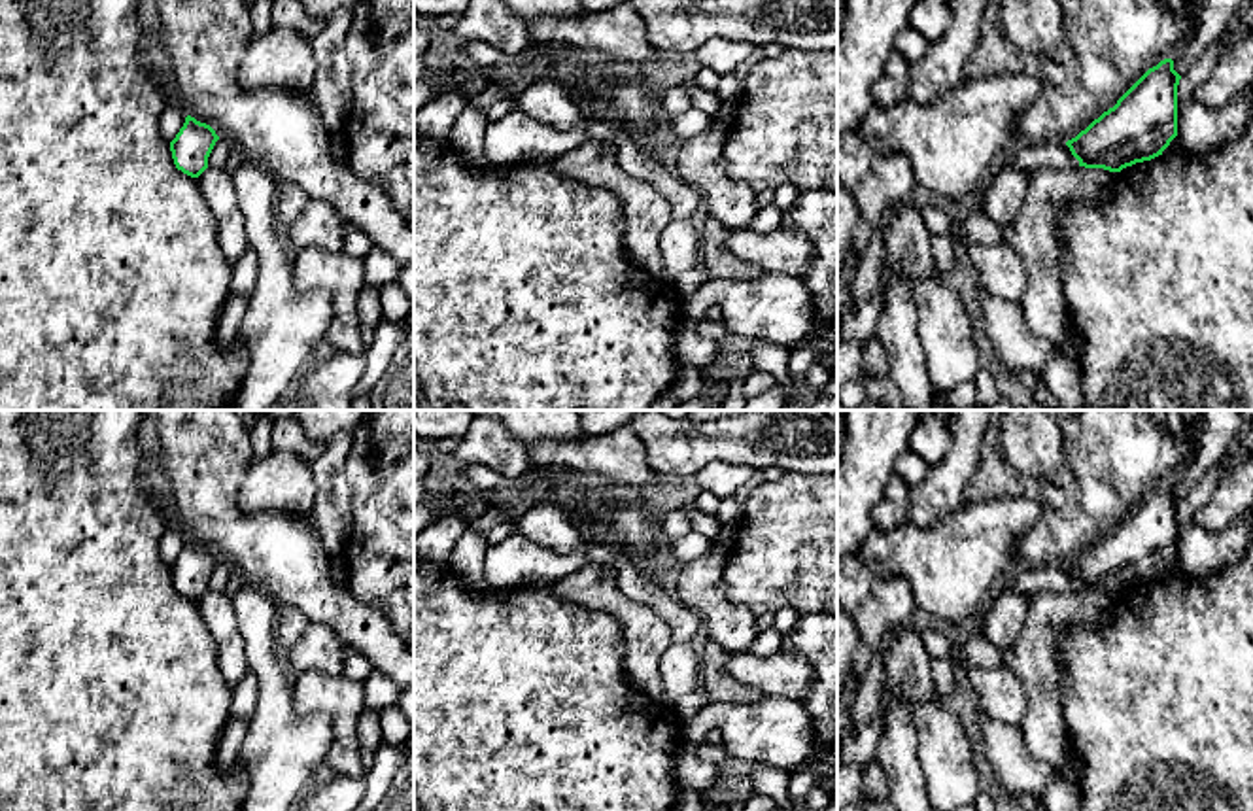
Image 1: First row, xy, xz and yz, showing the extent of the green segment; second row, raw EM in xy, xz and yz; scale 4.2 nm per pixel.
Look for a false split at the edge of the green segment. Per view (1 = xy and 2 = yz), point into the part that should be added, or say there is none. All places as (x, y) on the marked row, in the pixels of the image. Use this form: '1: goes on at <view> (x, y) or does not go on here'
1: does not go on here
2: does not go on here

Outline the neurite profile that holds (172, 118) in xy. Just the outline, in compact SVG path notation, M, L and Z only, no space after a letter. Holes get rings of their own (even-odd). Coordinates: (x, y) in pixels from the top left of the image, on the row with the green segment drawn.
M168 104L159 119L159 134L164 142L172 142L185 123L185 110L180 104Z

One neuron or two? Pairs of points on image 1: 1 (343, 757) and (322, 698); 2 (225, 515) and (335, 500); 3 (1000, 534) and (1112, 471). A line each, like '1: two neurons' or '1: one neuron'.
1: one neuron
2: two neurons
3: two neurons

